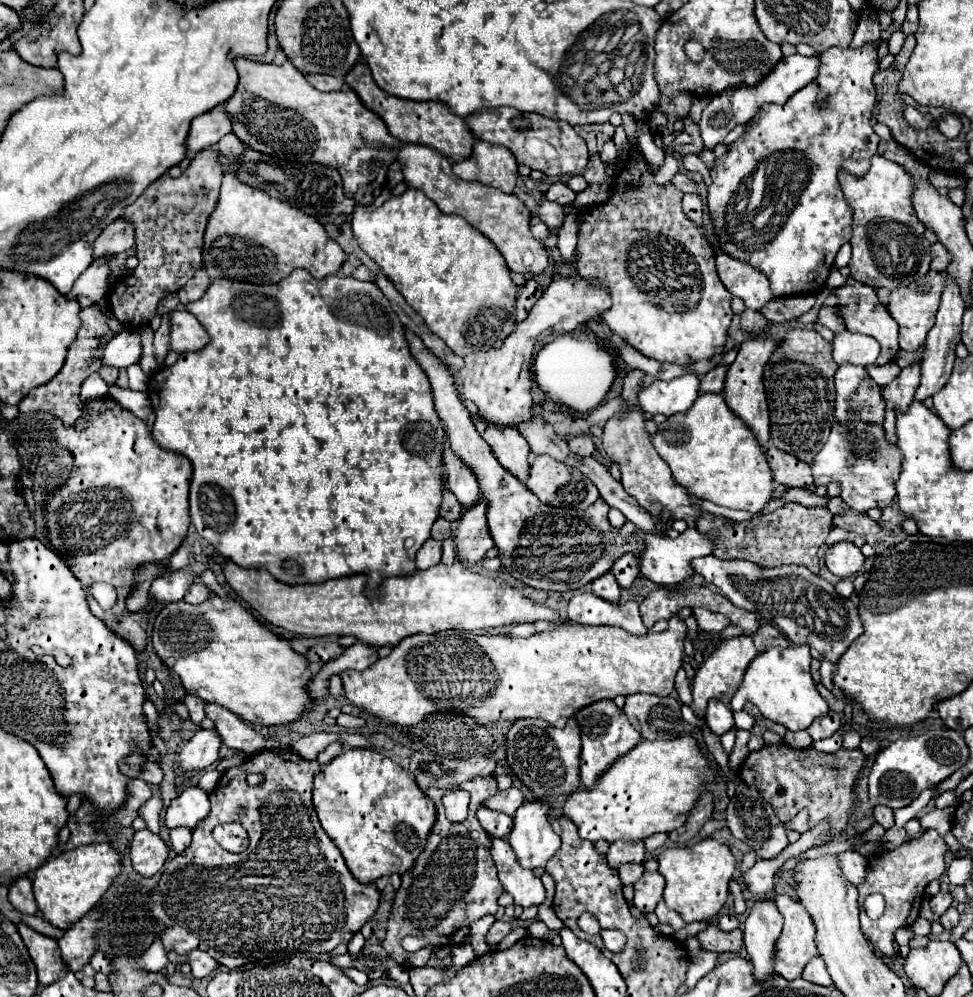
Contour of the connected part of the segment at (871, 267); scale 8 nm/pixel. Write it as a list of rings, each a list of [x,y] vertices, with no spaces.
[[[876,155],[868,175],[852,177],[840,173],[844,197],[852,209],[852,259],[848,263],[852,277],[874,289],[898,289],[924,277],[930,271],[930,243],[924,237],[926,227],[912,209],[914,181],[904,167]]]

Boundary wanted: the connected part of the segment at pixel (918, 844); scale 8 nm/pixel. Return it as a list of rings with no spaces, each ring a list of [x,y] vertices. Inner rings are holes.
[[[928,829],[928,831],[924,831],[924,835],[920,839],[906,841],[902,847],[874,855],[868,861],[868,877],[866,877],[864,885],[858,885],[858,891],[860,891],[860,925],[862,925],[862,933],[868,937],[868,941],[872,943],[872,947],[876,951],[880,951],[888,957],[896,955],[894,933],[896,933],[896,929],[908,927],[918,919],[924,887],[944,873],[944,869],[946,869],[944,855],[946,853],[948,853],[948,847],[946,847],[944,839],[934,829]],[[870,893],[880,893],[886,899],[886,911],[876,921],[870,919],[864,911],[864,899]]]

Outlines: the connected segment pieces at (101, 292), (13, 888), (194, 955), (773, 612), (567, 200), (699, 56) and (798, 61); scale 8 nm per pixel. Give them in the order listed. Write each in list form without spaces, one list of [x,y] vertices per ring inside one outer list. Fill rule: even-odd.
[[[104,255],[98,257],[90,263],[90,267],[82,273],[82,277],[76,281],[72,293],[66,299],[76,299],[78,295],[90,297],[92,303],[98,303],[100,299],[104,299],[104,295],[108,293],[108,275],[110,275],[110,267],[108,267],[108,259],[112,255]]]
[[[20,877],[18,881],[14,881],[10,885],[10,893],[8,893],[8,901],[22,913],[26,915],[36,915],[38,905],[36,899],[32,895],[32,881],[28,877]]]
[[[196,949],[196,951],[190,953],[190,967],[192,967],[192,977],[194,979],[206,979],[220,965],[210,955]]]
[[[714,555],[692,561],[696,573],[700,573],[708,583],[714,583],[736,607],[752,613],[760,613],[760,619],[780,627],[780,631],[794,645],[808,645],[812,657],[818,661],[836,663],[844,649],[852,645],[856,637],[864,633],[858,607],[836,593],[834,585],[820,575],[808,571],[802,565],[780,565],[774,569],[760,569],[748,561],[724,561]],[[746,585],[746,593],[740,587]]]
[[[552,183],[548,193],[546,193],[546,199],[548,201],[556,201],[556,203],[560,203],[562,206],[573,205],[576,193],[568,185],[564,185],[564,183]]]
[[[694,39],[686,43],[684,51],[686,51],[688,59],[690,59],[690,61],[694,61],[694,63],[696,63],[696,61],[702,61],[702,59],[704,59],[704,49],[702,49],[702,45],[700,45],[698,41],[694,41]]]
[[[790,55],[790,57],[782,57],[774,69],[756,85],[744,85],[744,87],[732,87],[726,89],[724,93],[716,95],[710,105],[704,109],[702,119],[700,119],[700,133],[704,139],[704,145],[708,149],[714,149],[724,137],[726,133],[730,133],[736,125],[746,125],[748,121],[752,121],[752,117],[758,113],[758,109],[764,103],[778,103],[784,105],[788,101],[788,97],[792,97],[798,89],[806,87],[818,73],[818,57],[804,57],[804,55]]]

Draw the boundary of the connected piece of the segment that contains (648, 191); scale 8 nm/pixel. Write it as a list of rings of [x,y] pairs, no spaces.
[[[638,151],[630,153],[630,161],[622,167],[620,173],[634,173],[636,185],[628,185],[626,189],[614,187],[614,193],[606,205],[582,211],[582,225],[576,247],[580,253],[580,259],[576,261],[578,275],[584,279],[608,283],[612,307],[604,313],[602,323],[606,323],[612,333],[620,335],[642,355],[660,363],[676,365],[712,359],[724,351],[732,319],[732,293],[718,279],[714,249],[702,237],[700,229],[684,215],[682,193],[672,183],[656,185],[644,157]]]

